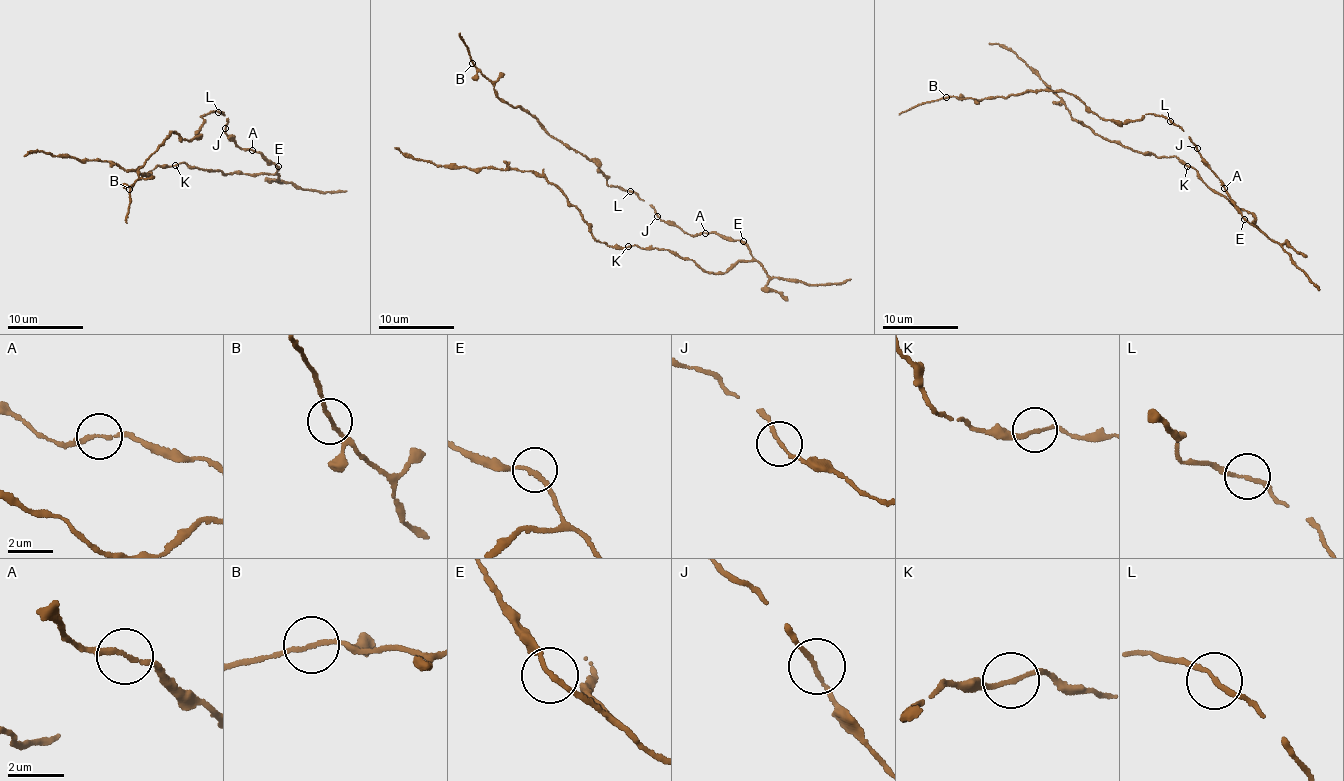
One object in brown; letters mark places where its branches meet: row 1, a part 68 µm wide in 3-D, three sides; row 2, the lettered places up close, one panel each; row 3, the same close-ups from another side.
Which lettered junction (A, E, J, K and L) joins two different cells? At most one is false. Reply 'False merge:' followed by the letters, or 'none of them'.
False merge: none of them

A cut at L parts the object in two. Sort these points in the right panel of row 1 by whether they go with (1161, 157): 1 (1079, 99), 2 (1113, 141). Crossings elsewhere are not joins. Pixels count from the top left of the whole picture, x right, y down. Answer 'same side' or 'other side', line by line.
1: other side
2: same side

